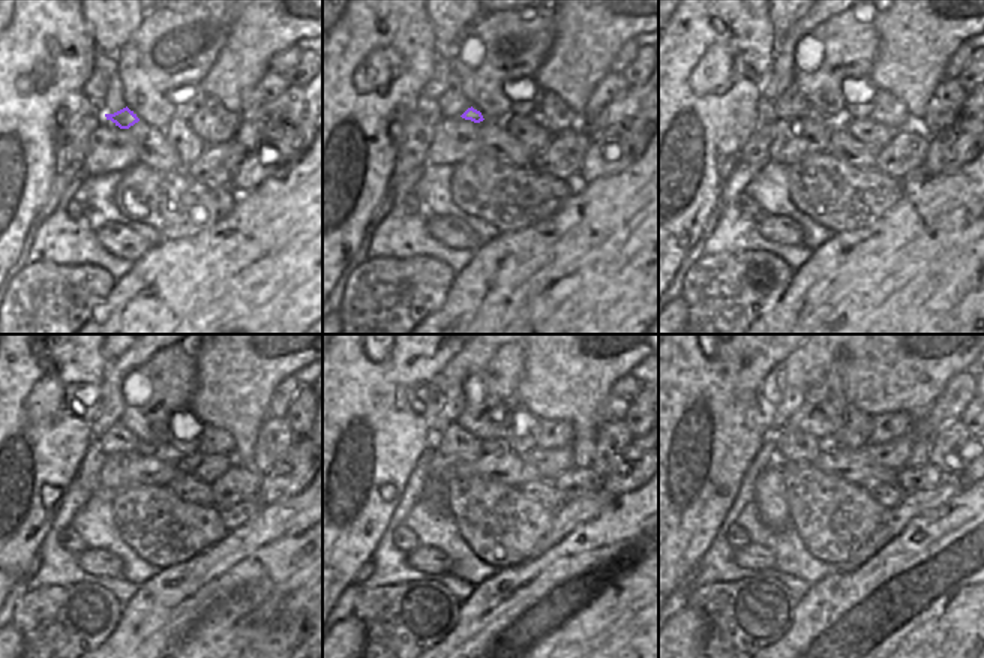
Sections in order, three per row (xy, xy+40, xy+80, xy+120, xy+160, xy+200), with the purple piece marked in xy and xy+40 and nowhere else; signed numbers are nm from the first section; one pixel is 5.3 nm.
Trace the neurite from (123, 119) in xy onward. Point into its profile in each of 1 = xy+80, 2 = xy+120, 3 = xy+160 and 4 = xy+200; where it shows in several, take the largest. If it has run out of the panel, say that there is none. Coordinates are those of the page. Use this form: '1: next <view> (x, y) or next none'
1: next xy+80 (815, 114)
2: next xy+120 (144, 448)
3: next xy+160 (497, 445)
4: next xy+200 (827, 444)

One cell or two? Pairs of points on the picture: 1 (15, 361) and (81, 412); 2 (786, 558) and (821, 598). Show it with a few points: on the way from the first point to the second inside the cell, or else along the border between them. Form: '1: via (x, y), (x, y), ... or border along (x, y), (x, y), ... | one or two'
1: via (15, 394), (15, 415), (33, 433), (60, 433) | one
2: border along (834, 571), (812, 585) | two

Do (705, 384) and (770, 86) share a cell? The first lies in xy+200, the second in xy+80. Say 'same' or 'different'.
different

